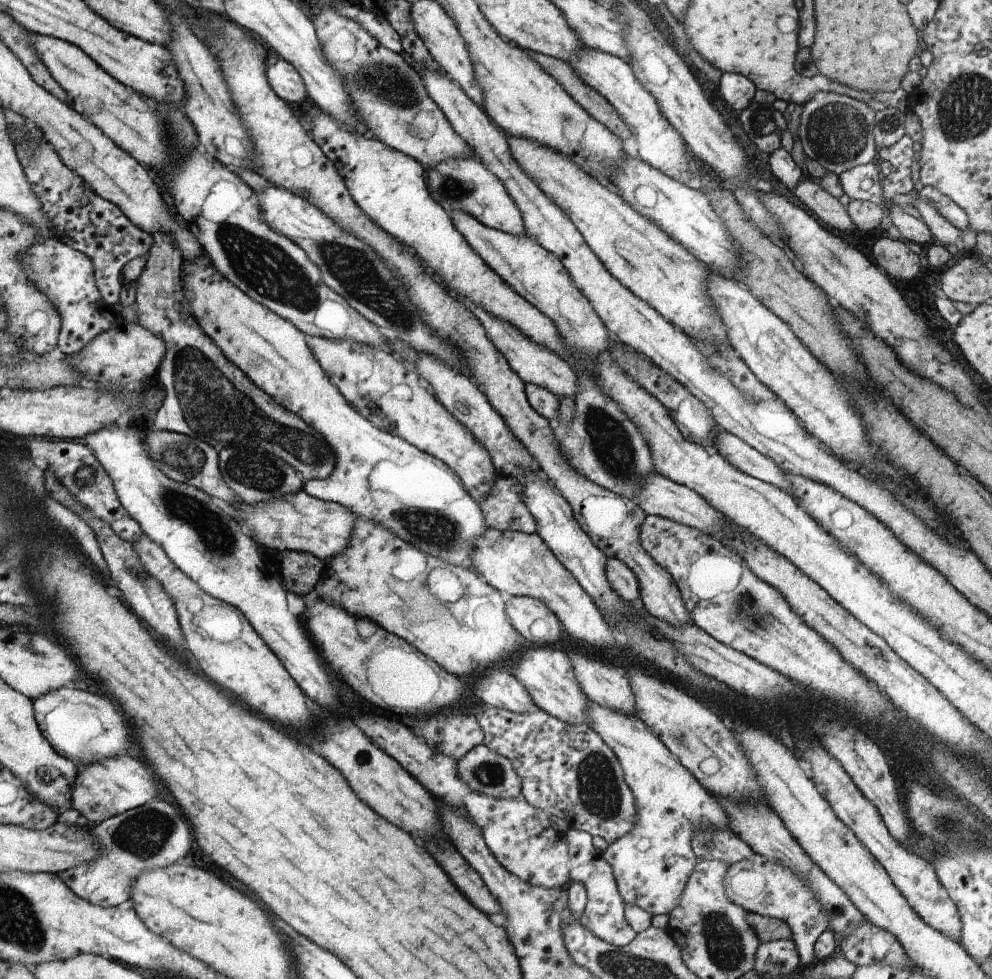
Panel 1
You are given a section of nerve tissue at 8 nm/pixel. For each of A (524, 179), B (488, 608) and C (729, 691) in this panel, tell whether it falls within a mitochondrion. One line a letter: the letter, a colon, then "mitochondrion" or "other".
A: other
B: other
C: other

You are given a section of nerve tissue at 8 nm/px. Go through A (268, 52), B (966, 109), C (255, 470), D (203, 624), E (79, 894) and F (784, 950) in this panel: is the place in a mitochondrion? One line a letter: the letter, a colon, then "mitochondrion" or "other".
A: other
B: mitochondrion
C: mitochondrion
D: other
E: other
F: other

